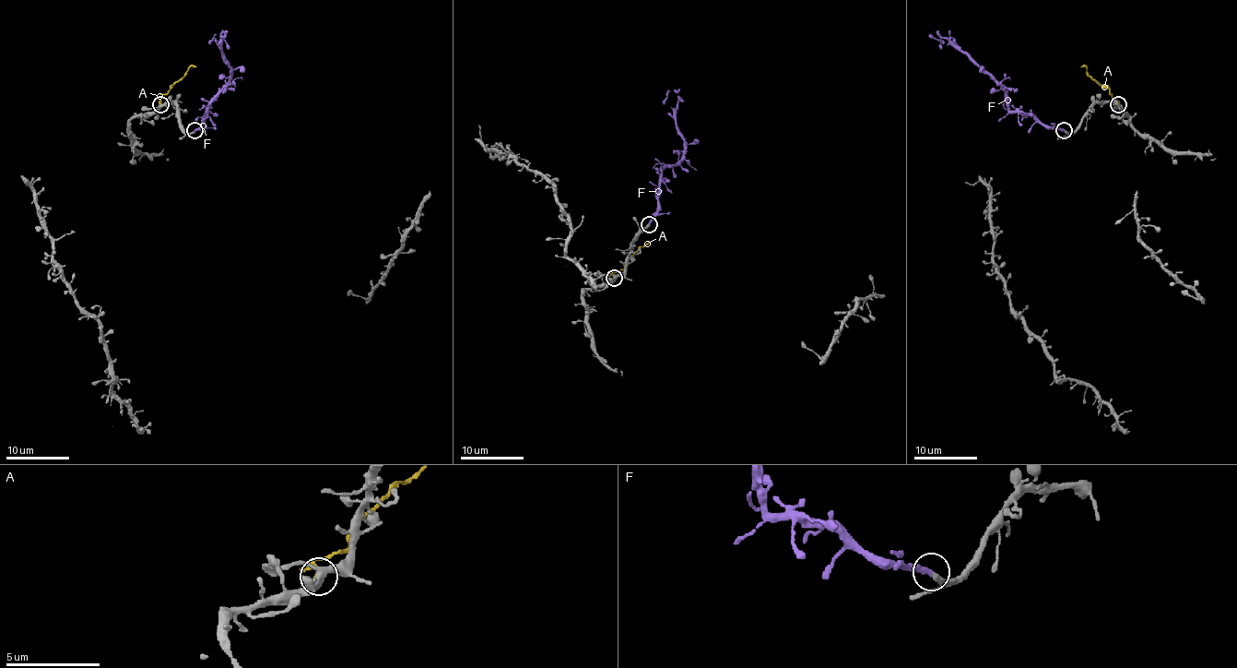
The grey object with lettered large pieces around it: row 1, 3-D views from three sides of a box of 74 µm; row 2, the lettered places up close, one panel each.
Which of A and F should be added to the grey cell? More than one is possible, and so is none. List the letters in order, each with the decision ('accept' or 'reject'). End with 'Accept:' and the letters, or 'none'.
A: reject
F: accept
Accept: F

